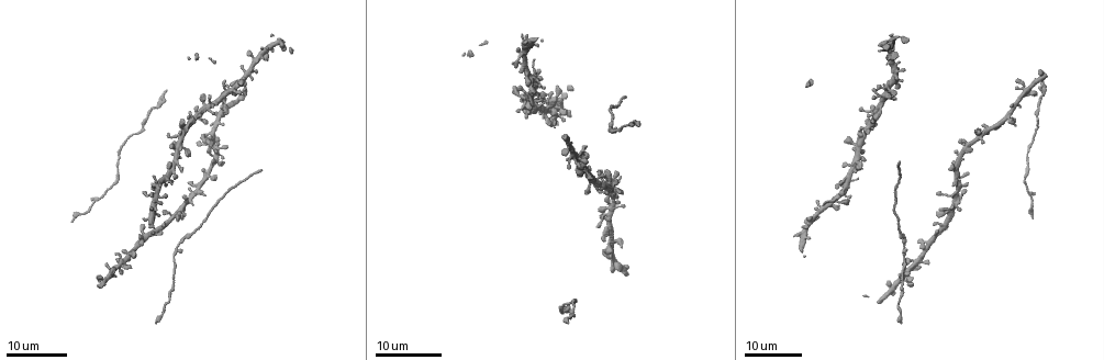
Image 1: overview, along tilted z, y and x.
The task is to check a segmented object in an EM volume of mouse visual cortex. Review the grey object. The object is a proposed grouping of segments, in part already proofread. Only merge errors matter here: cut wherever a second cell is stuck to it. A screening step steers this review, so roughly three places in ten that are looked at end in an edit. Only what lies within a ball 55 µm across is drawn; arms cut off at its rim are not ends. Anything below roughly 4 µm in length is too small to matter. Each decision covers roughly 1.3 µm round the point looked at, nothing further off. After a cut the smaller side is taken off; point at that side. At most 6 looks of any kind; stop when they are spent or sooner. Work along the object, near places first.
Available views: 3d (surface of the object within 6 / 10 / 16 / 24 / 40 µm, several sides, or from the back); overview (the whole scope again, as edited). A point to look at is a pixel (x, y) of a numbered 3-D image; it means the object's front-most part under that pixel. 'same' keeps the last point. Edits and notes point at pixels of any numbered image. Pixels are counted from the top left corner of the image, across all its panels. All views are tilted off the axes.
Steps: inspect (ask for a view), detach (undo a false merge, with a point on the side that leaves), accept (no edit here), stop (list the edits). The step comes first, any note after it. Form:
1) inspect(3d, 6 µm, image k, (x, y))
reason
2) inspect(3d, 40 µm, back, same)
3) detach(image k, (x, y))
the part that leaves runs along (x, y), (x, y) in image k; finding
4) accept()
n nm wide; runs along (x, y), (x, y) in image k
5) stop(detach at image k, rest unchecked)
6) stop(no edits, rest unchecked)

inspect(3d, 16 µm, image 1, (174, 257))
thin neck

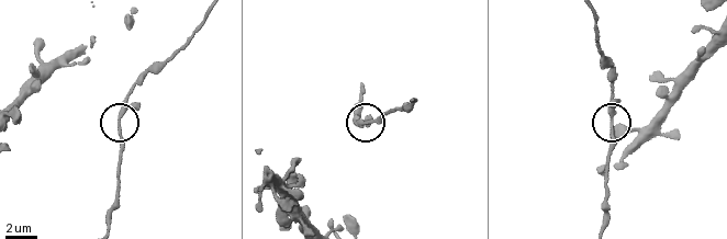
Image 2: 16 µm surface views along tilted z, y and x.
inspect(3d, 6 µm, image 2, (368, 122))
zoom in

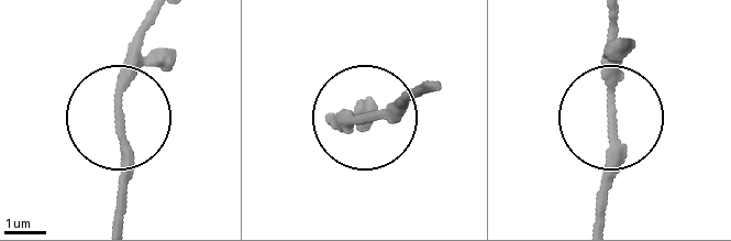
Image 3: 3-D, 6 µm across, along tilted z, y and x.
accept()
continuous, no second cell

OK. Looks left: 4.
inspect(3d, 24 µm, image 1, (897, 192))

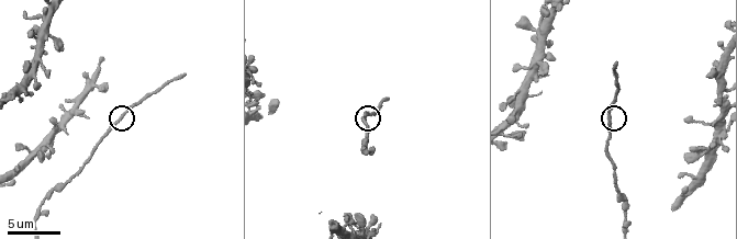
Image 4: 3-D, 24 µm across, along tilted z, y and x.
inspect(3d, 6 µm, image 4, (611, 116))
zoom in

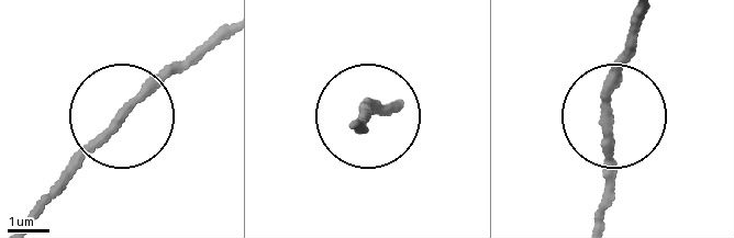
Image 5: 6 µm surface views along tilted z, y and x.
accept()
one cell here

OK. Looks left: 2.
inspect(3d, 16 µm, image 1, (217, 160))
four or more arms meet

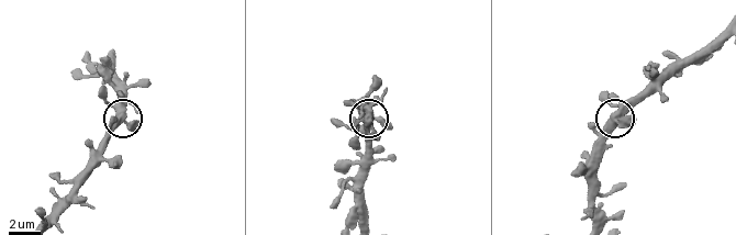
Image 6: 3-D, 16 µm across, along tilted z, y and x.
inspect(3d, 10 µm, image 6, (618, 115))

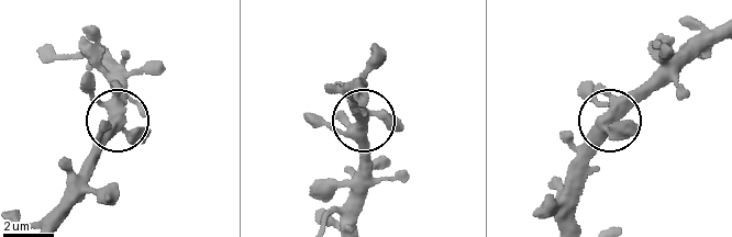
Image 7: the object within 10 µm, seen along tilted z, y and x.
accept()
side arm 38 µm; 5 arms; all the same cell

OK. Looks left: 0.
stop(no edits, rest unchecked)

